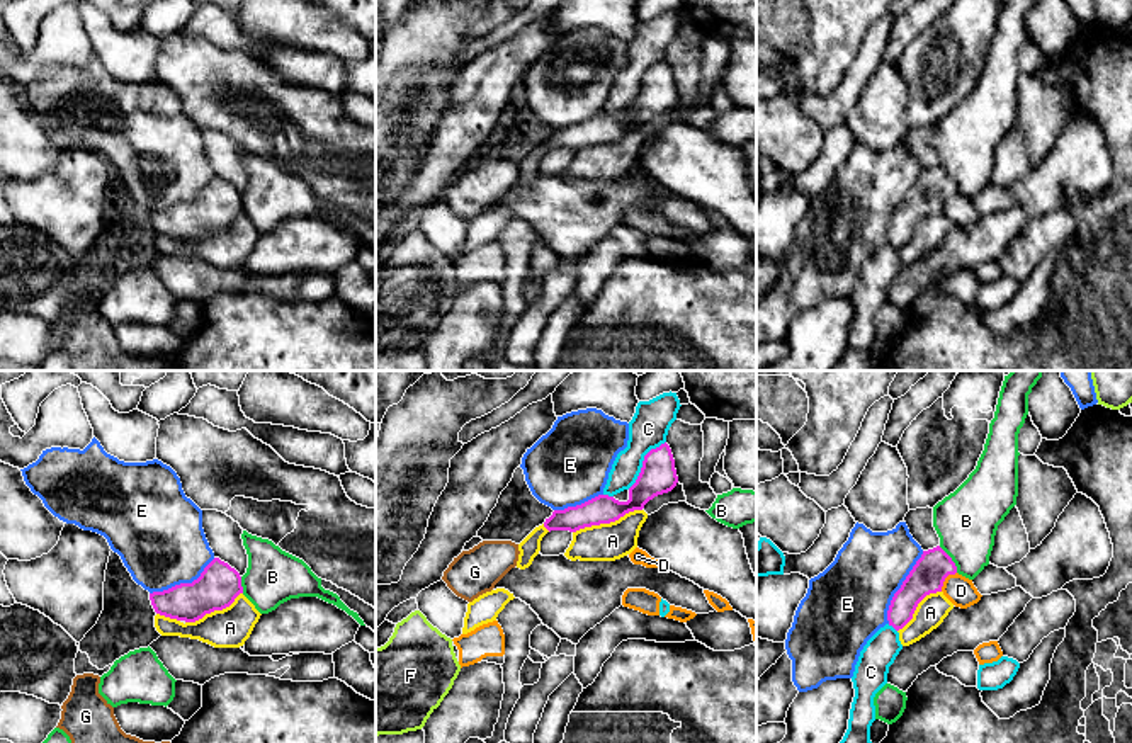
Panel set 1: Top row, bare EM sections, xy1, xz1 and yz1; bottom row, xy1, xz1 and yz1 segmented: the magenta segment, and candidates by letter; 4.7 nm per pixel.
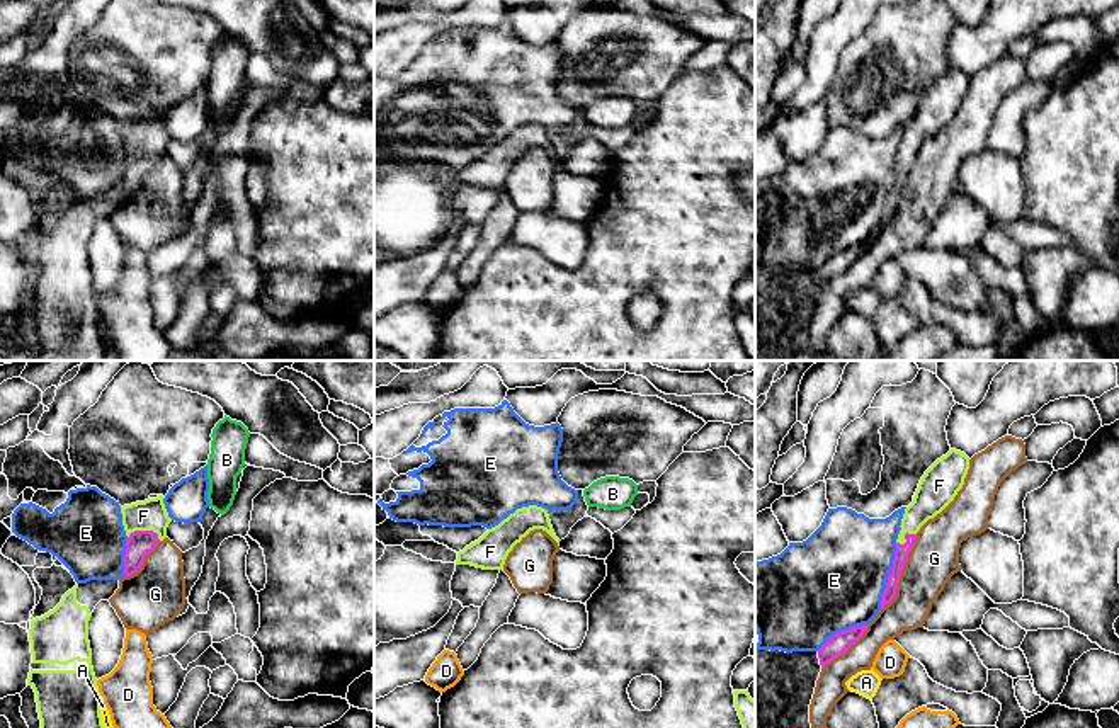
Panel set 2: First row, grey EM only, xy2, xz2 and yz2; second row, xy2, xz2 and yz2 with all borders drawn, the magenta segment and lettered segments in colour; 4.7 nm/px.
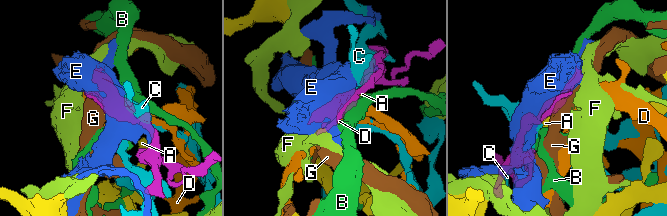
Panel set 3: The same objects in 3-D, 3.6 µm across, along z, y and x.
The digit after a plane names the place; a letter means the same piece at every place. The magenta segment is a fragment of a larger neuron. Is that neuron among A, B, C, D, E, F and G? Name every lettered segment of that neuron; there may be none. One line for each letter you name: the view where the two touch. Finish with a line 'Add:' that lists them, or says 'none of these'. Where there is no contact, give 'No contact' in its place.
F: Touches magenta in xy2
Add: F

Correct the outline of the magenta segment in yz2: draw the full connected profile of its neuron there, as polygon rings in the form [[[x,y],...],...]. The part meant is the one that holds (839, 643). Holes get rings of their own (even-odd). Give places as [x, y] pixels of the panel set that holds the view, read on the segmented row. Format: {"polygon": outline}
{"polygon": [[[862,624],[840,631],[828,638],[826,643],[818,651],[821,668],[833,658],[844,655],[864,634],[866,629],[867,624]]]}

